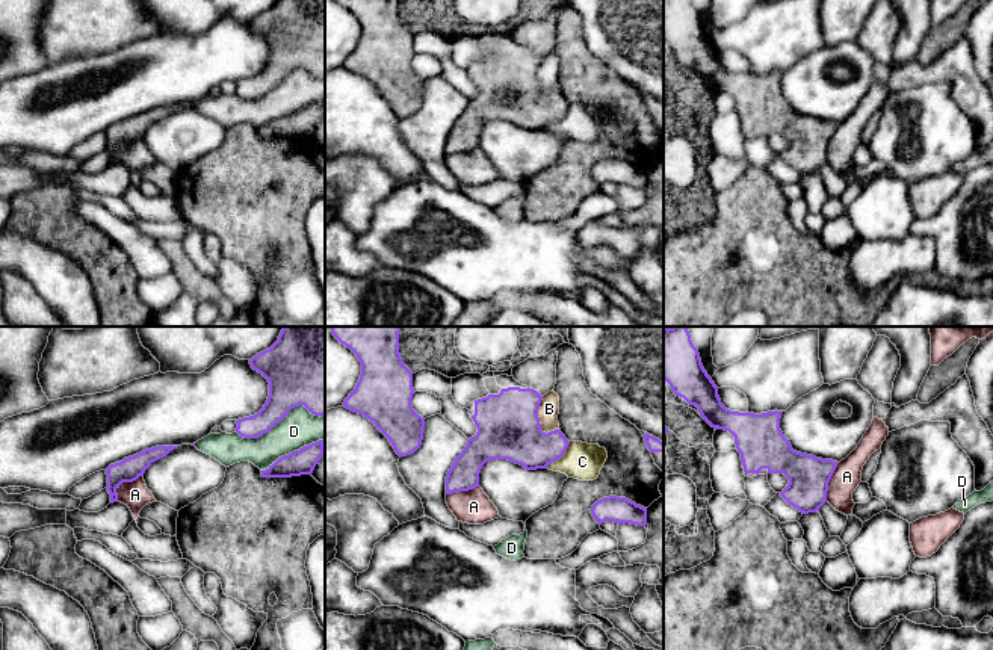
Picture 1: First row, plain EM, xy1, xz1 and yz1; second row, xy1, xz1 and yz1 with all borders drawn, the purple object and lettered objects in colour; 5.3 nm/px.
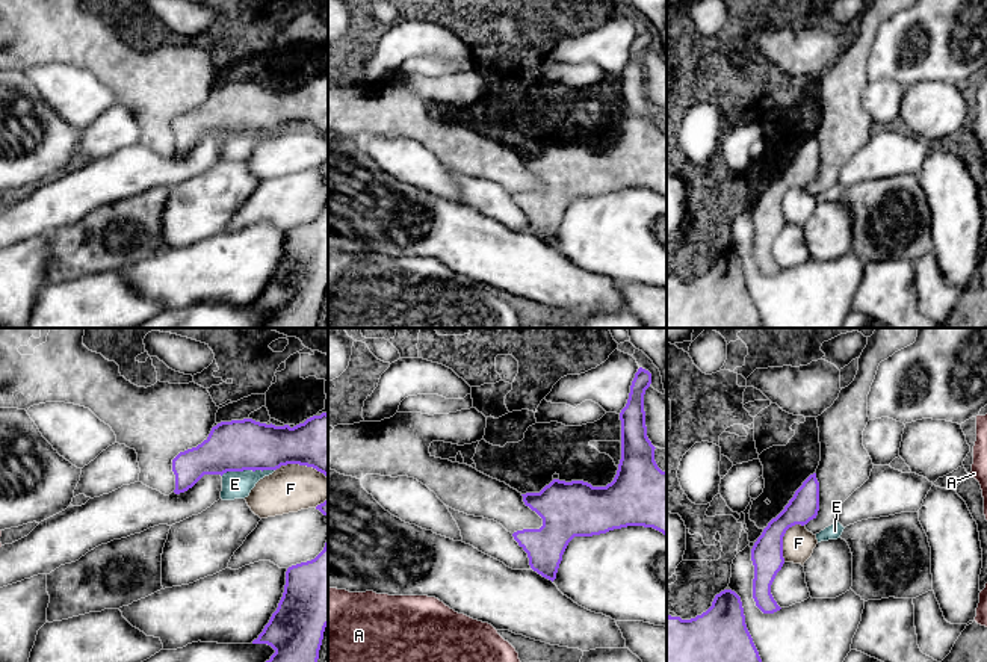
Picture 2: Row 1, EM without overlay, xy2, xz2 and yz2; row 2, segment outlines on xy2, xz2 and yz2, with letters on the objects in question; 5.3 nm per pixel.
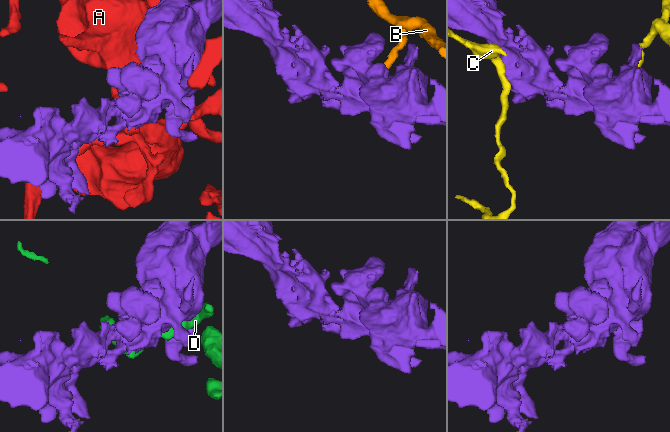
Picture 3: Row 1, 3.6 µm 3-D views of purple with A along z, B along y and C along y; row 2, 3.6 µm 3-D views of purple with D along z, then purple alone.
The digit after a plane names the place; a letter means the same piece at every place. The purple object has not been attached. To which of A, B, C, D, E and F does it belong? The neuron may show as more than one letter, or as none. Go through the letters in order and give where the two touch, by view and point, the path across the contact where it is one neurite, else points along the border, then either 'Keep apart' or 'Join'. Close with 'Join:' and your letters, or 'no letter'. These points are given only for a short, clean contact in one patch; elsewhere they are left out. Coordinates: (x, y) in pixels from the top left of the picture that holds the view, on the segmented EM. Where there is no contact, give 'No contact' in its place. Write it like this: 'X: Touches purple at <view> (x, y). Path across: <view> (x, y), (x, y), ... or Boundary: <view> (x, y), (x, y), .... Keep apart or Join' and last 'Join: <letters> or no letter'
A: Touches purple at xy1 (123, 481). Boundary: xy1 (142, 475), (132, 481), (124, 481), (117, 490), (117, 501). Keep apart
B: Touches purple at xz1 (537, 416). Keep apart
C: Touches purple at xz1 (559, 457). Keep apart
D: Touches purple at xy1 (280, 420). Keep apart
E: Touches purple at xy2 (247, 469). Keep apart
F: Touches purple at xy2 (301, 464). Keep apart
Join: no letter

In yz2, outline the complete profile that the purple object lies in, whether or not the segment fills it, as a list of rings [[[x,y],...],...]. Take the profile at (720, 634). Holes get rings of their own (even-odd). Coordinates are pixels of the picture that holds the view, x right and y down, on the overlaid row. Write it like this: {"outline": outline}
{"outline": [[[724,589],[712,606],[691,620],[667,617],[667,662],[762,662],[745,624],[741,597]]]}

